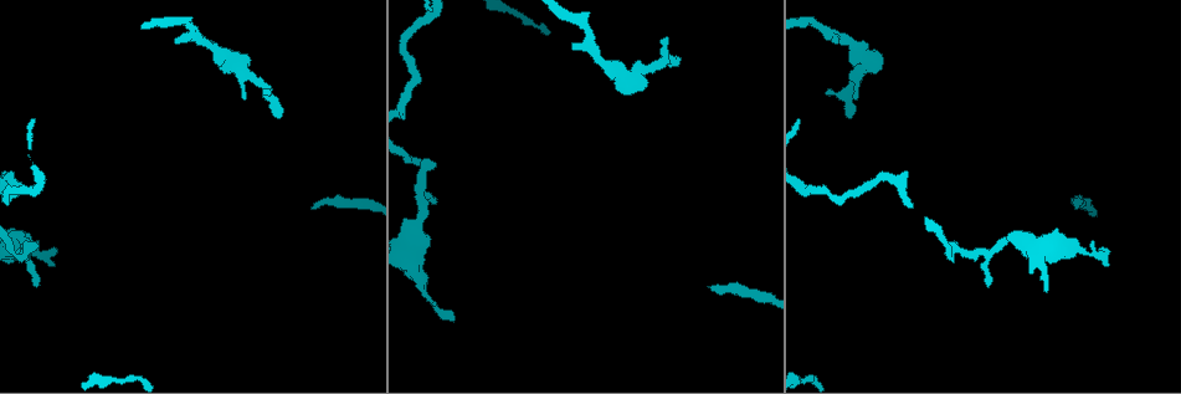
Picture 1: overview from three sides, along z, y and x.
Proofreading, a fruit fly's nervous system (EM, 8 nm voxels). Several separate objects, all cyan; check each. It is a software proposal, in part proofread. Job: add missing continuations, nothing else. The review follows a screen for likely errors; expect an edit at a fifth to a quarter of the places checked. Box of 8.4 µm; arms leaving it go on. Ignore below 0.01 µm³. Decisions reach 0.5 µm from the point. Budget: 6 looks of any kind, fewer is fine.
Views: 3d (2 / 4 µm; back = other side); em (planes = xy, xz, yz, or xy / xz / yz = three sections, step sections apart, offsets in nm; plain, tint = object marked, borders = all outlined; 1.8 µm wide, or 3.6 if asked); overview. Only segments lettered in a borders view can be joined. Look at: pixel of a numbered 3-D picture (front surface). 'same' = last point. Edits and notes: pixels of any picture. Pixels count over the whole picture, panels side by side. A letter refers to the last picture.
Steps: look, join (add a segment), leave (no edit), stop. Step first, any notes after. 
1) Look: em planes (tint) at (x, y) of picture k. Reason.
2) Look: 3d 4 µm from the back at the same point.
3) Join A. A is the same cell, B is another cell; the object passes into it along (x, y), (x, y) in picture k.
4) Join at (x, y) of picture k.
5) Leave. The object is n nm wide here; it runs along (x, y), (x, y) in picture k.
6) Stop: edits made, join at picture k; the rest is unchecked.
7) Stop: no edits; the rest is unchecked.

Look: em planes (borders) at (572, 42) of picture 1.

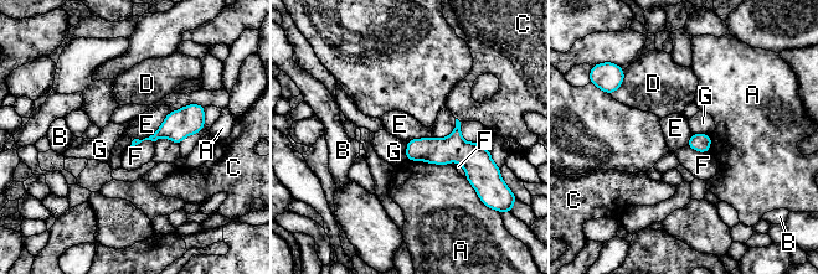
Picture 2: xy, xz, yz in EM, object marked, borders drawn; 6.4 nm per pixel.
Leave. A, B, C, D, E, F and G are other cells; none of them fits.

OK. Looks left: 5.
Look: em xz step 4 (tint) at (280, 115) of picture 1. Branch stops here.

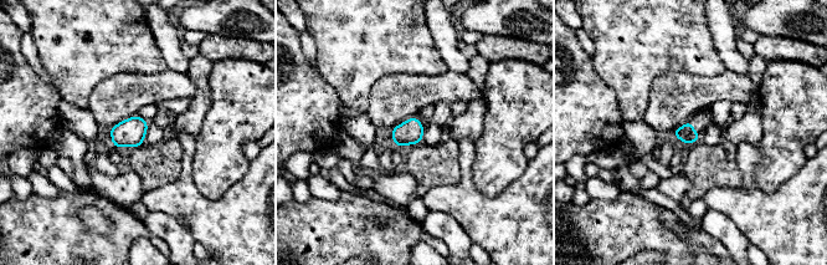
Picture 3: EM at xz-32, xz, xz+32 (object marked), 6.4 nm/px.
Look: em planes (borders) at the same point. Another direction.

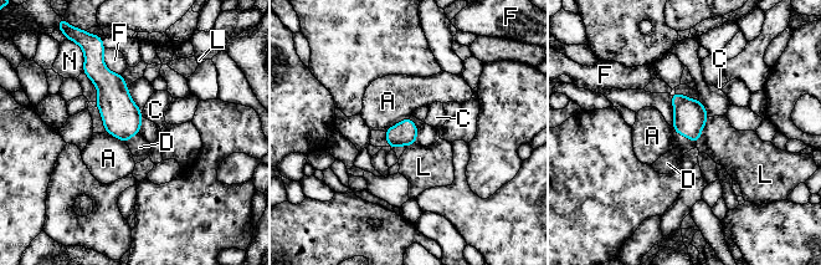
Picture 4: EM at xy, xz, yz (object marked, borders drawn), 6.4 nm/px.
Join D. The object is 160 nm wide here; D is the same cell, A, C, F, L and N are other cells; it goes on there.

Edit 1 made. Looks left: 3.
Look: overview.

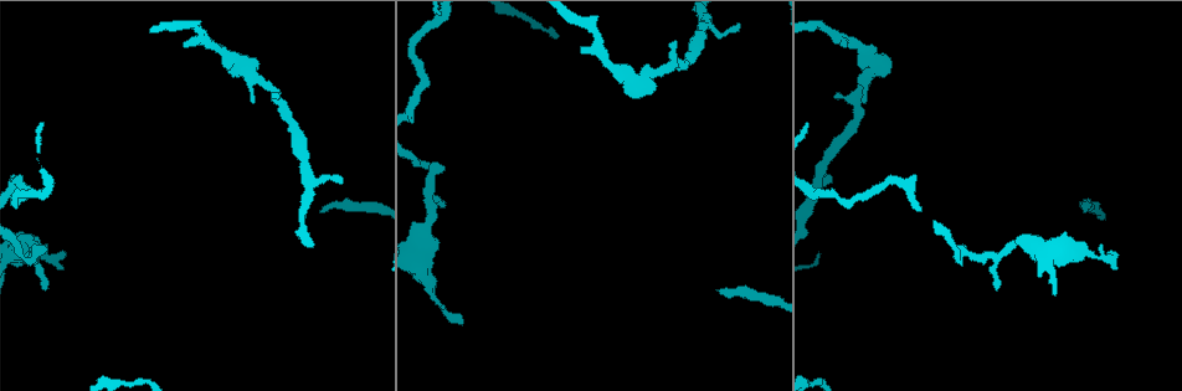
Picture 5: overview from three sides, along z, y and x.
Look: em yz step 4 (borders) at (1083, 212) of picture 5. Tapers out.

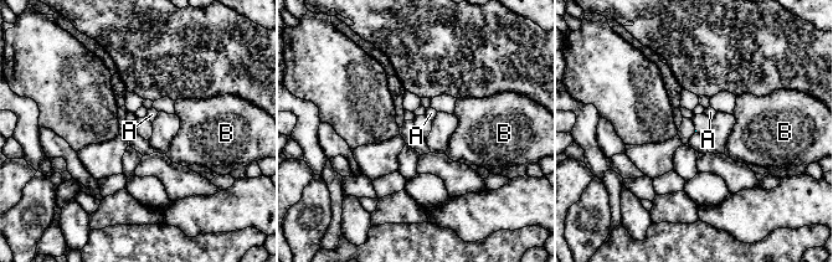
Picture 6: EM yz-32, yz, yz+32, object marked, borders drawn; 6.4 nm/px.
Look: em planes (borders) at the same point. Another direction.

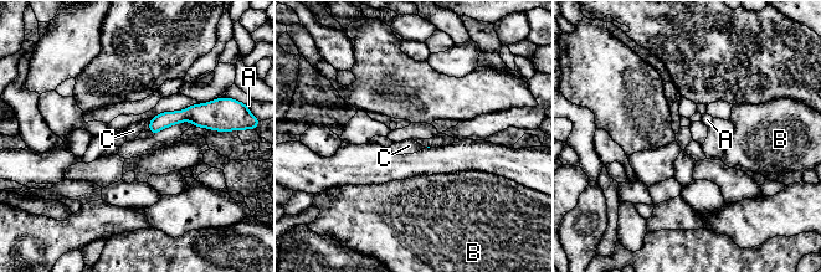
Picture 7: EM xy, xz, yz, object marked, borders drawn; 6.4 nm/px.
Join C. The longest contact is with C, 80 nm; C is the same cell, A and B are other cells; the object passes into it along (165, 119), (150, 126), (133, 131) in picture 7; it goes on there.

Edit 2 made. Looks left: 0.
Stop: edits made, join at picture 4, join at picture 7; the rest is unchecked.

